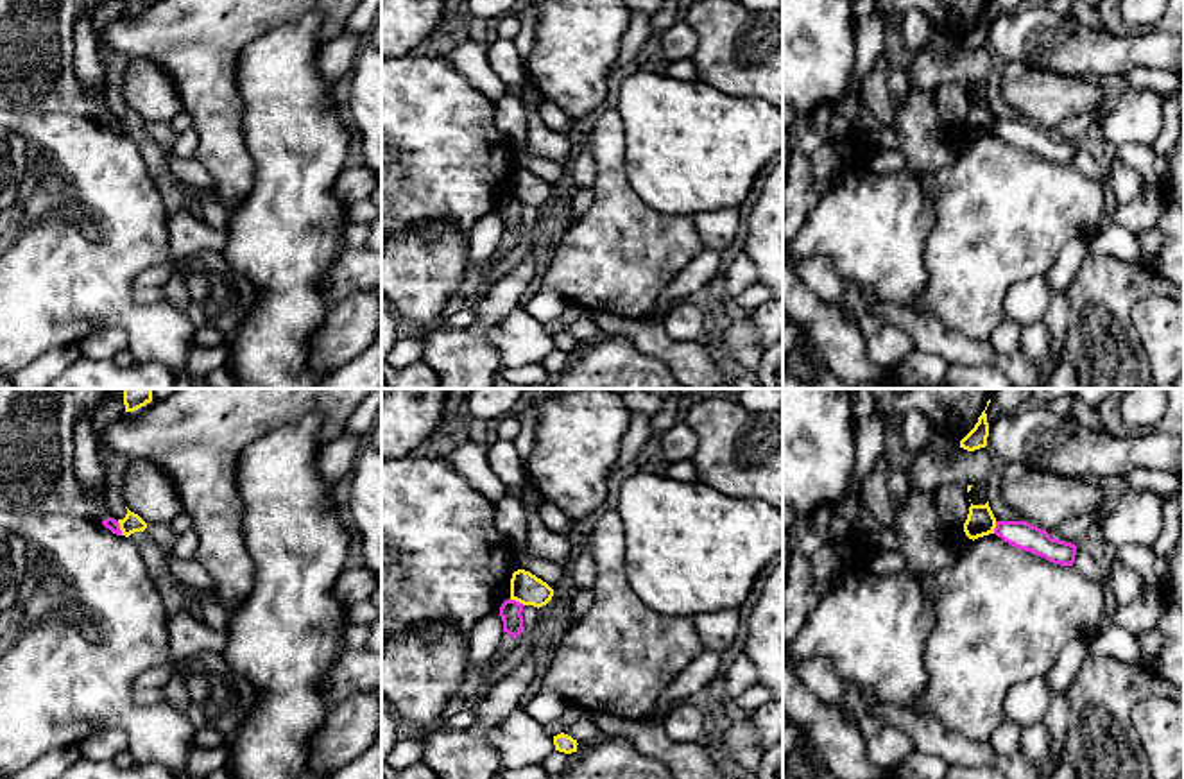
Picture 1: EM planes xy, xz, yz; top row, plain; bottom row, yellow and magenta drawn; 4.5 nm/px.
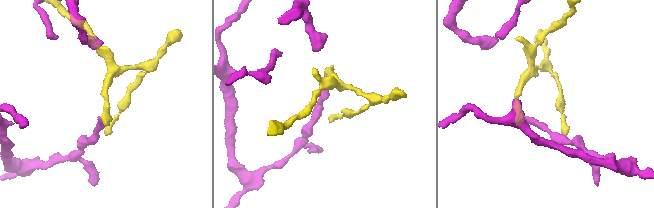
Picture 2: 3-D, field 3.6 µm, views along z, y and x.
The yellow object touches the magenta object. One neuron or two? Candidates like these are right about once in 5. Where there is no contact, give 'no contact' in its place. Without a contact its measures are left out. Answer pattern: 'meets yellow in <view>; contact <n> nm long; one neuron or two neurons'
meets yellow in xy; contact 70 nm long; two neurons

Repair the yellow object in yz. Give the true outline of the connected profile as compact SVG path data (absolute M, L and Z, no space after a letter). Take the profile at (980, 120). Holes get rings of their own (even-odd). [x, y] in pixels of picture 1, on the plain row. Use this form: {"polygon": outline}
{"polygon": "M989 100L985 104L973 104L969 106L967 118L964 122L964 131L969 138L978 138L989 133L994 133L996 127L996 116L989 106Z"}

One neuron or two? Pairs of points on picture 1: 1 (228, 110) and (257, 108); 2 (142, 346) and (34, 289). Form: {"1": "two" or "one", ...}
{"1": "two", "2": "one"}

